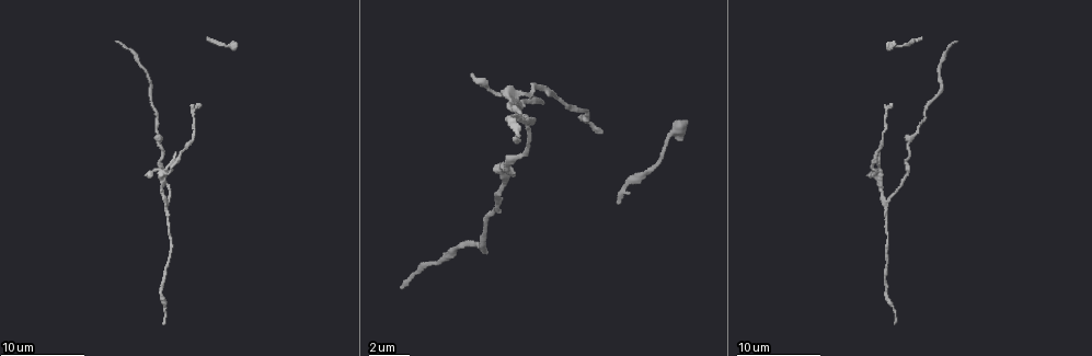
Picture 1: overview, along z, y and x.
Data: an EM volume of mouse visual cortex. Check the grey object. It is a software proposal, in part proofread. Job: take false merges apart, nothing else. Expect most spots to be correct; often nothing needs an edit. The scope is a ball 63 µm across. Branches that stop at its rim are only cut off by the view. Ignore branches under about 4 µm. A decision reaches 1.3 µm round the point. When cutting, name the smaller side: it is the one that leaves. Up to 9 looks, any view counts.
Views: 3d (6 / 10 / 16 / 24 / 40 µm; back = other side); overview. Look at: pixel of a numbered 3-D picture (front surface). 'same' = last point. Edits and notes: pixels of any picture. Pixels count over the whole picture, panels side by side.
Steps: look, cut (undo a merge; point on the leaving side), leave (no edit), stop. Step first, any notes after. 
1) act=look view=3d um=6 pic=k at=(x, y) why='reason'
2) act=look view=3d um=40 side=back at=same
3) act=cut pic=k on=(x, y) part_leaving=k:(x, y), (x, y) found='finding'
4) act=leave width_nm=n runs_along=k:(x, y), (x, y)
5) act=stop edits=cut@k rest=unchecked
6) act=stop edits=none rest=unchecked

act=look view=3d um=10 pic=1 at=(170, 241) why='thick turns thin'

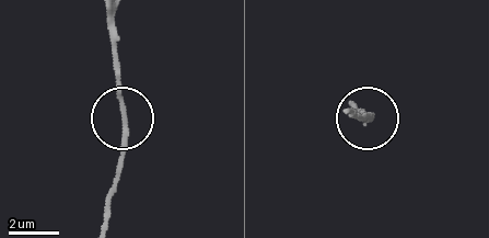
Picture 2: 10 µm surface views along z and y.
act=leave runs_along=2:(107, 13), (124, 121), (118, 181) found='continuous, no second cell'

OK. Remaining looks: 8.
act=look view=3d um=10 pic=1 at=(887, 201) why='branch point'

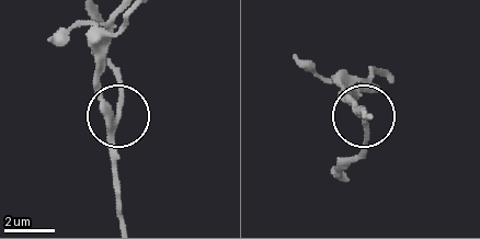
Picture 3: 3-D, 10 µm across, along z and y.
act=leave arms=3 found='one cell here'

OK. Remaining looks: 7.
act=look view=3d um=10 pic=1 at=(499, 192) why='thick turns thin'

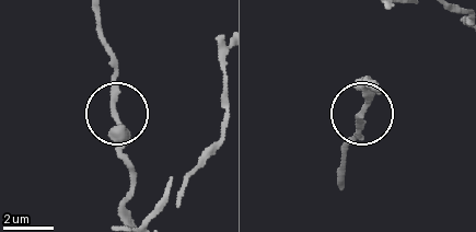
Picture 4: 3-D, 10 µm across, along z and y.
act=look view=3d um=10 side=back pic=4 at=(113, 112)

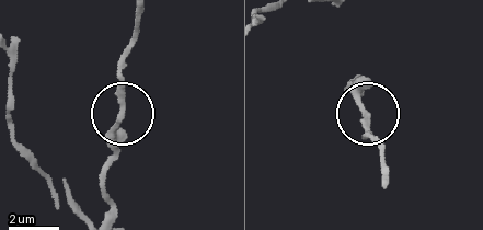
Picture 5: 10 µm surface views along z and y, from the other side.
act=leave runs_along=5:(110, 214), (103, 170), (110, 133), (122, 107), (122, 59) found='one cell here'

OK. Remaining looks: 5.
act=look view=3d um=10 pic=1 at=(886, 118) why='a narrow waist'

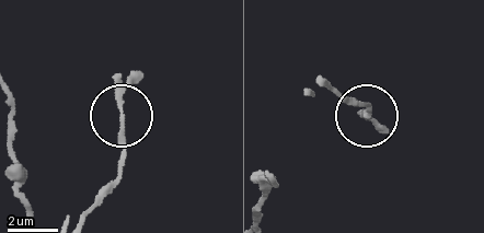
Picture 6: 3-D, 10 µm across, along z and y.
act=leave found='continuous, no second cell'

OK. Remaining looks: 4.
act=stop edits=none rest=unchecked

